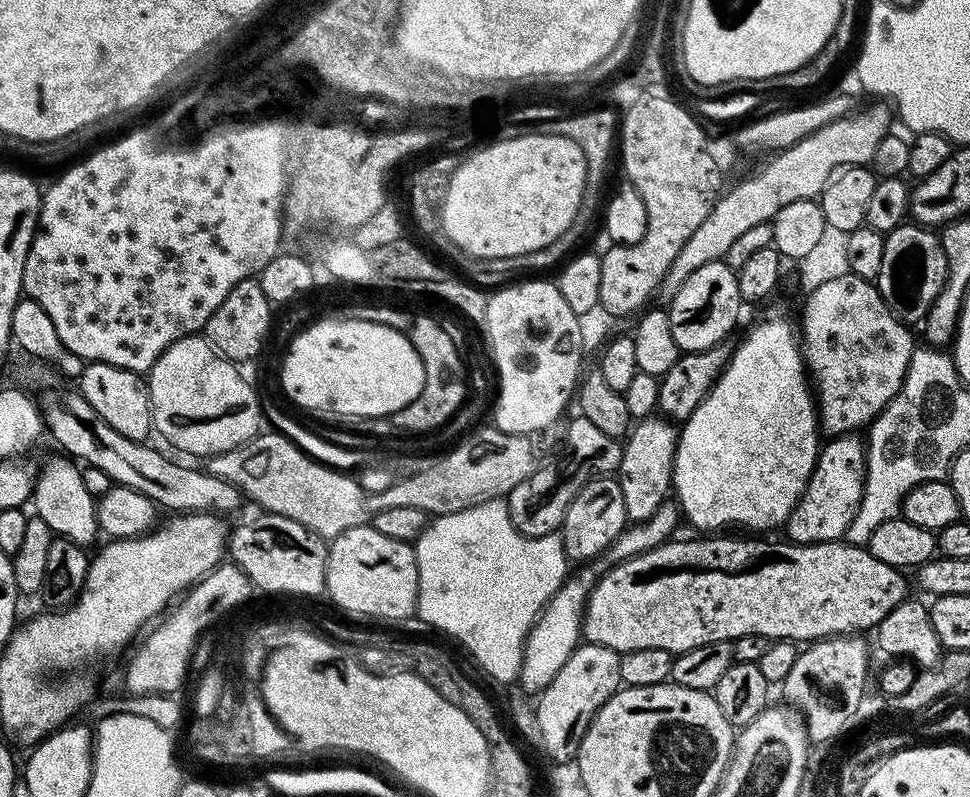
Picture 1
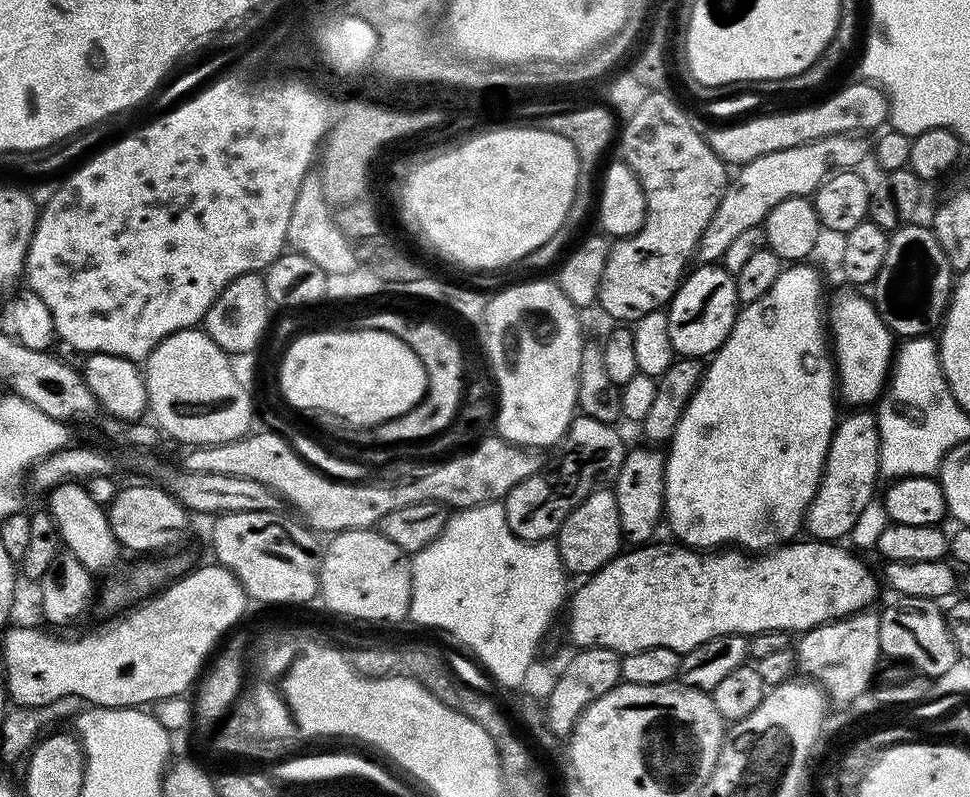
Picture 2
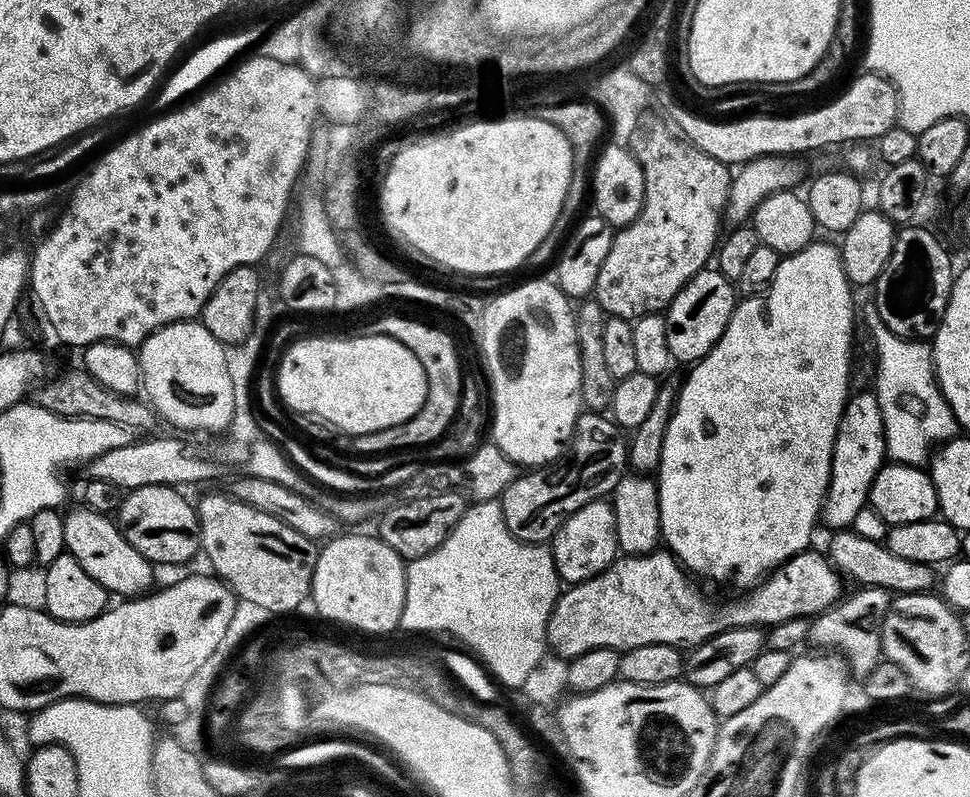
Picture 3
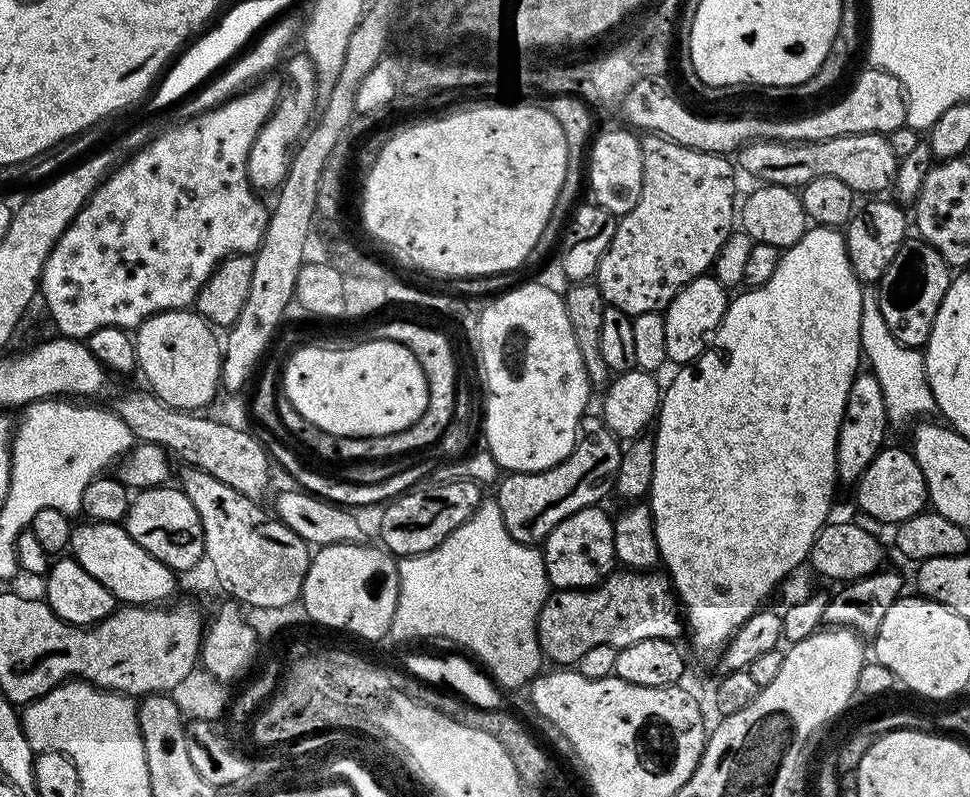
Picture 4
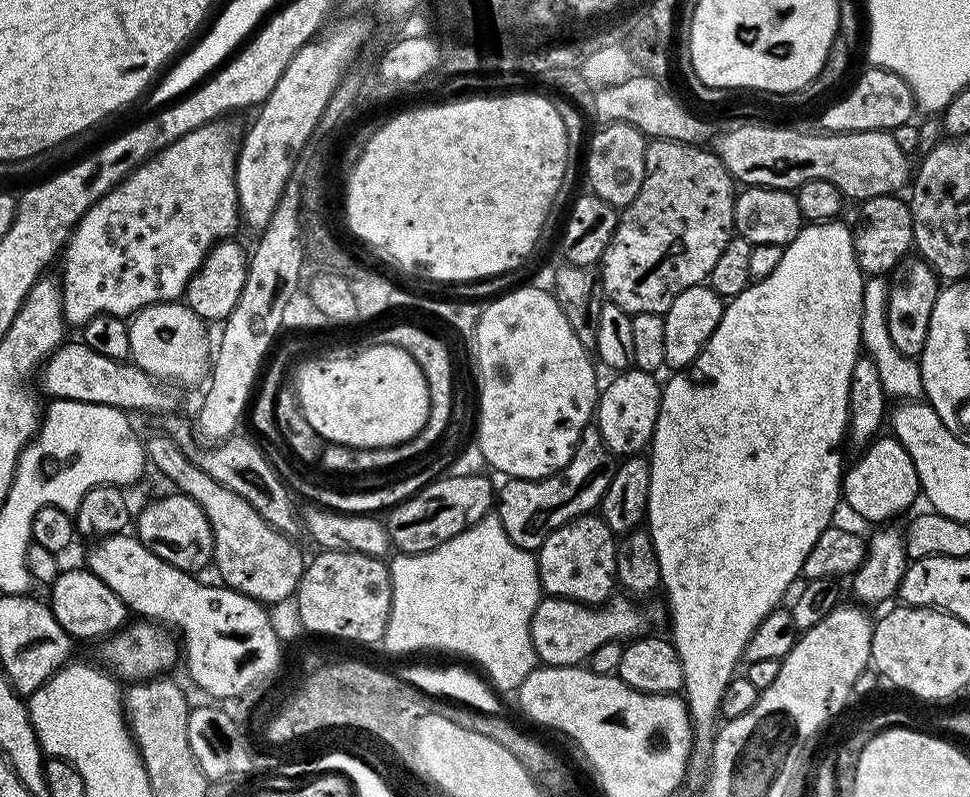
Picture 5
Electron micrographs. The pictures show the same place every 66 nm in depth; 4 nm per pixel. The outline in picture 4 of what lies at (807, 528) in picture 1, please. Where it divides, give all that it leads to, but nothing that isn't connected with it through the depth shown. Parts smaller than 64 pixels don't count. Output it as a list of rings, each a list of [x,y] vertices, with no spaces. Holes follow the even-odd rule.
[[[861,371],[852,380],[850,394],[846,398],[844,420],[840,423],[840,433],[836,443],[836,471],[841,481],[855,482],[870,466],[872,459],[885,447],[884,435],[888,432],[890,421],[886,410],[886,398],[882,398],[882,386],[871,371]]]

